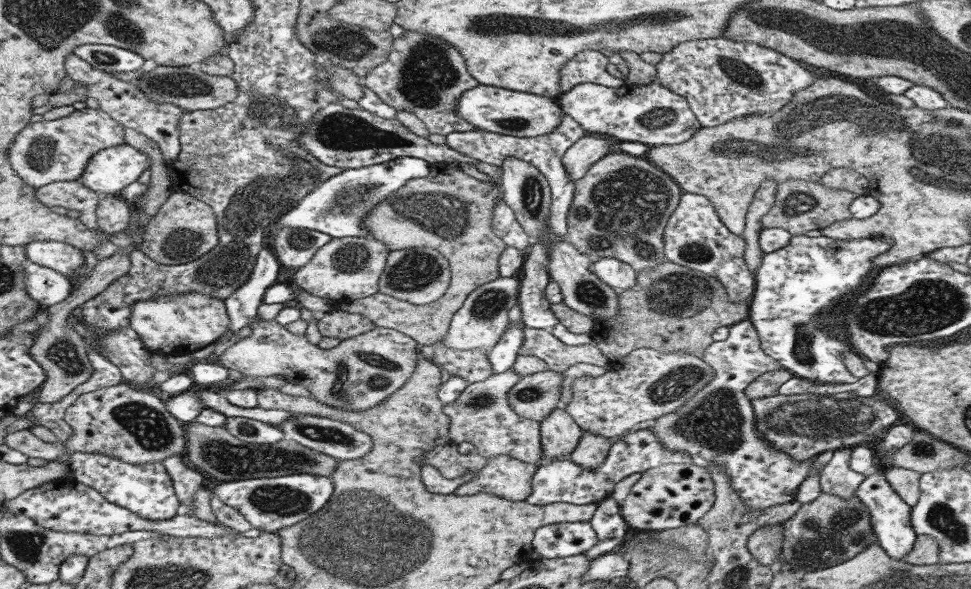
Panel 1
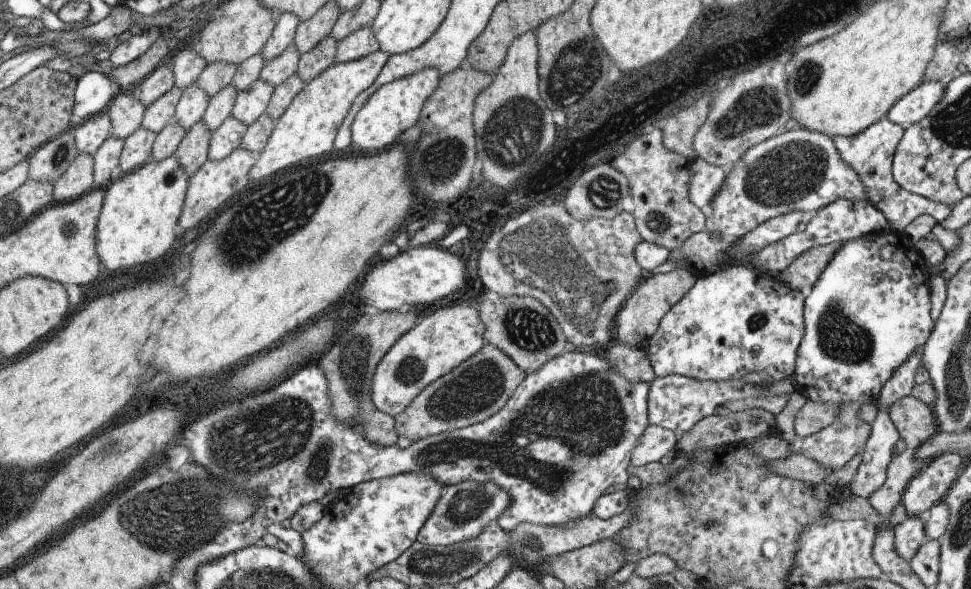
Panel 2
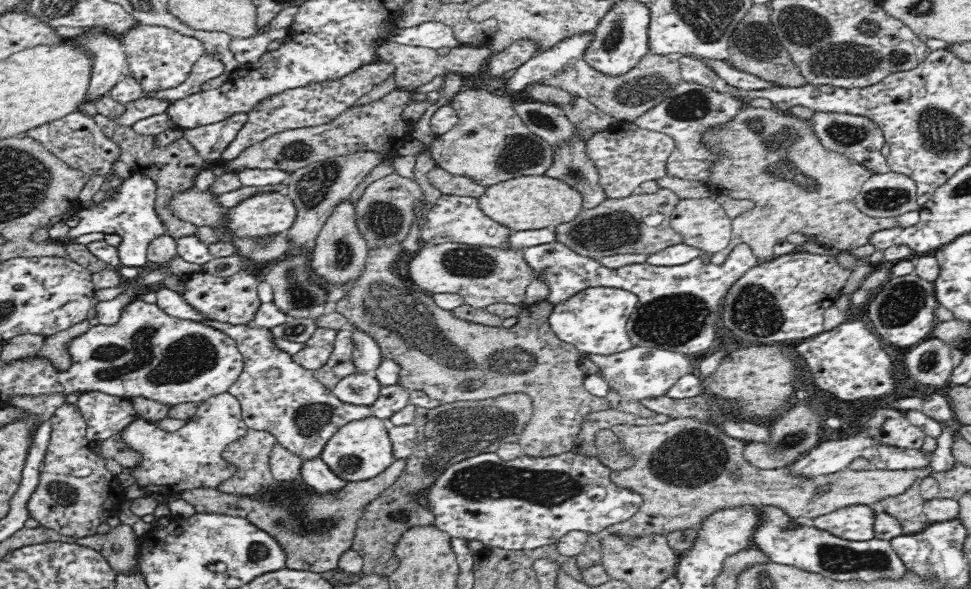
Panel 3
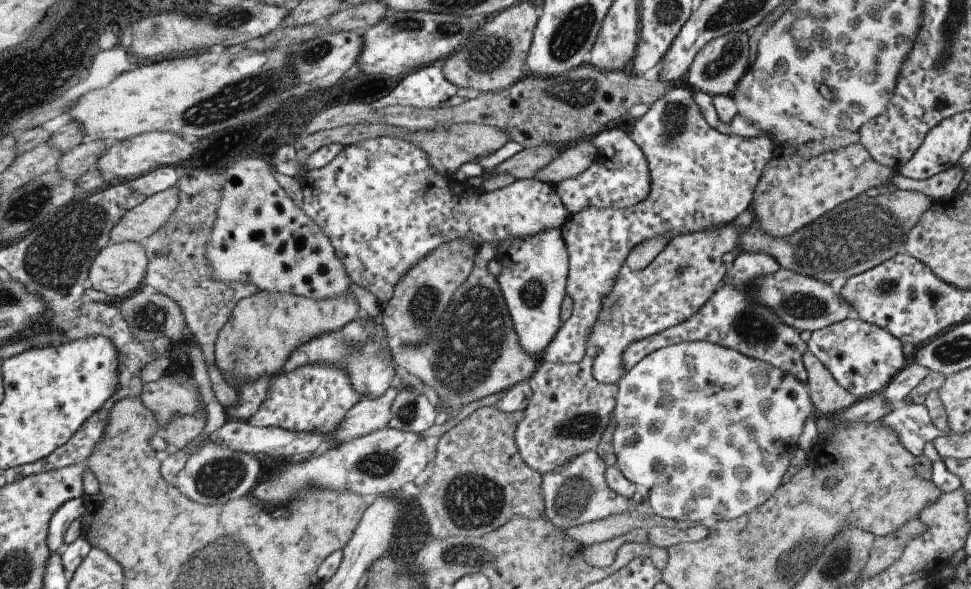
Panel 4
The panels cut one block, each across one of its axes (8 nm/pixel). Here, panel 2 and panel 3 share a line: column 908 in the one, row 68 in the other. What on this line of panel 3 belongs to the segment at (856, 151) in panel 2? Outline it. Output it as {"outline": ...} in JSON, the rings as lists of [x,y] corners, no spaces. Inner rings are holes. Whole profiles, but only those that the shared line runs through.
{"outline":[[[207,51],[204,52],[192,66],[188,78],[178,84],[176,88],[166,88],[166,90],[154,90],[144,92],[141,90],[140,83],[131,74],[127,74],[118,81],[108,92],[107,95],[120,104],[128,104],[134,99],[142,97],[154,97],[168,103],[182,100],[187,96],[202,91],[202,84],[220,76],[224,72],[224,62],[217,56],[209,56]]]}

